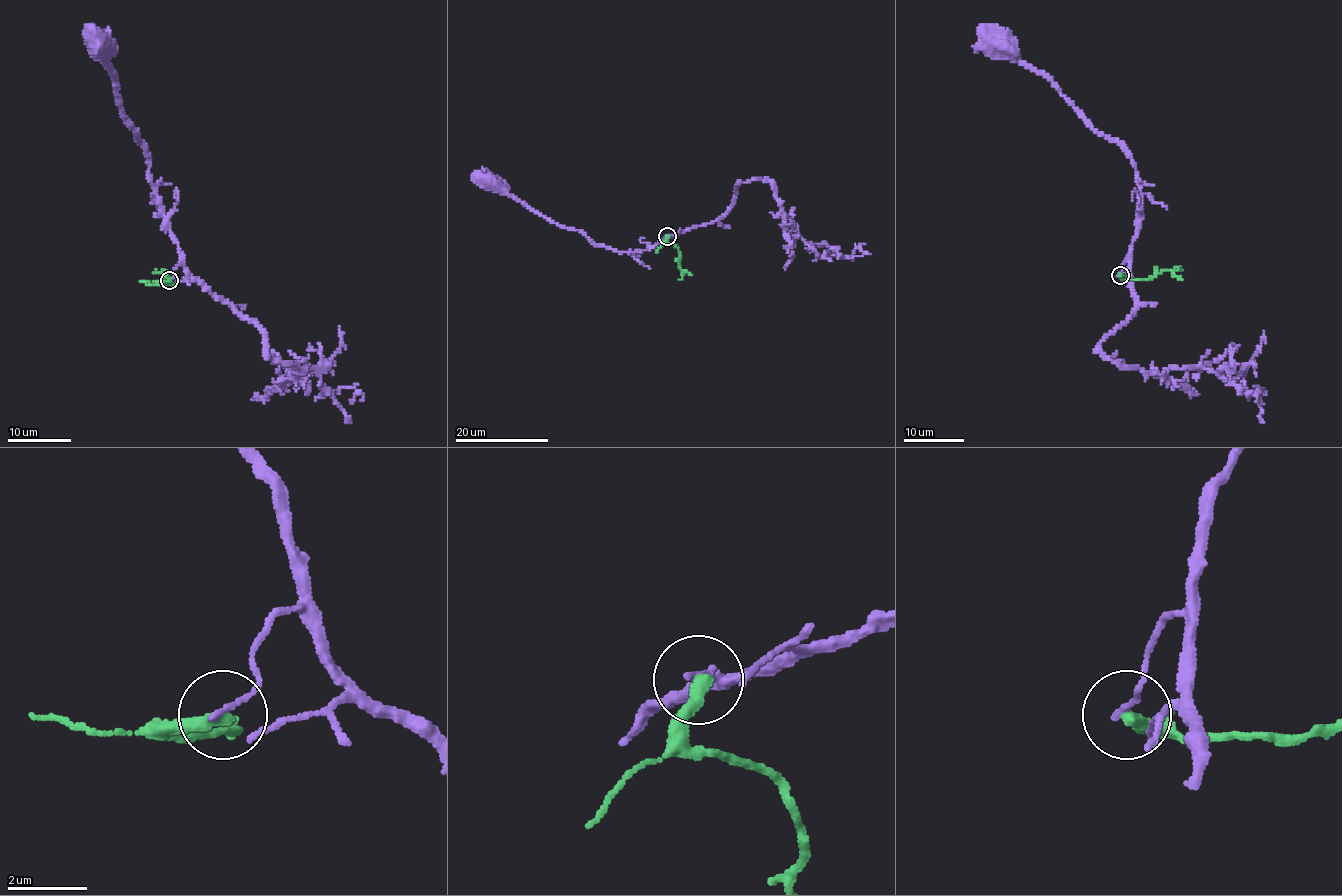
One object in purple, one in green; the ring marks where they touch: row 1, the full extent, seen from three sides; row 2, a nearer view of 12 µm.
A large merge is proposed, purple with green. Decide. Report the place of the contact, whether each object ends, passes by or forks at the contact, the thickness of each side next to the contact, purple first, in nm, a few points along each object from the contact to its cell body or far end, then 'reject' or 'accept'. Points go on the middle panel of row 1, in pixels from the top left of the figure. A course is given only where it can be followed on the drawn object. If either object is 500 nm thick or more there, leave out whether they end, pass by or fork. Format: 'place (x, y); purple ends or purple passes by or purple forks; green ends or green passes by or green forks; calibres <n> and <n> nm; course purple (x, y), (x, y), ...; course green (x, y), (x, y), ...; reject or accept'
place (667, 236); purple ends; green ends; calibres 140 and 360 nm; course purple (667, 235), (656, 245), (641, 251), (615, 251), (537, 214), (499, 190), (492, 182); course green (667, 236), (668, 243), (677, 249), (682, 273), (679, 280); reject

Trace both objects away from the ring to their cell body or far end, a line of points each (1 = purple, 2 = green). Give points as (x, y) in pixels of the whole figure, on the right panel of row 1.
1: (1119, 275), (1138, 230), (1141, 189), (1135, 163), (1124, 147), (1093, 129), (1057, 85), (997, 47)
2: (1120, 275), (1141, 278), (1162, 271), (1180, 270)

